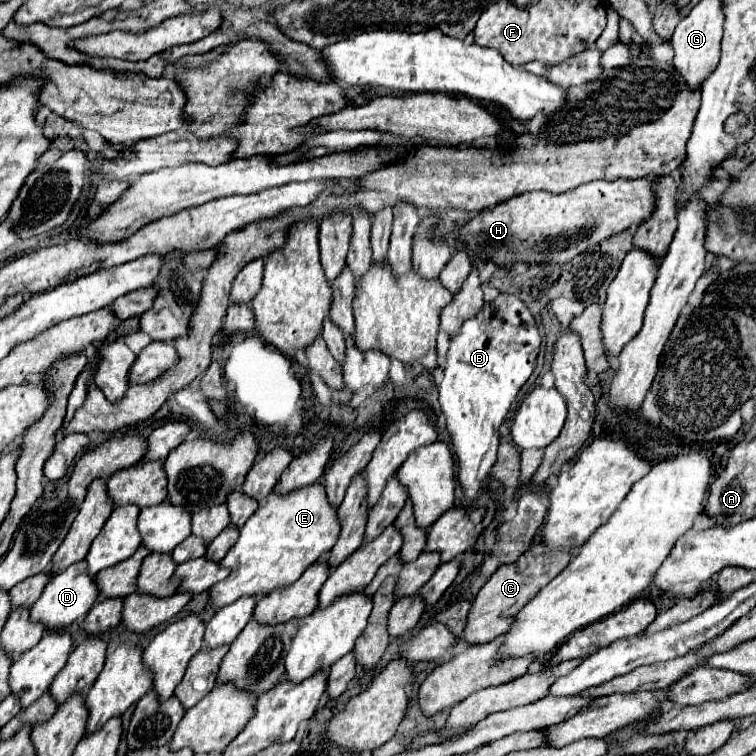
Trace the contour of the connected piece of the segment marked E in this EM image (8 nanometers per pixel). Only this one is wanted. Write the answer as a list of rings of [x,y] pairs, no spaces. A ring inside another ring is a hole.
[[[315,482],[311,486],[301,486],[299,490],[291,490],[287,494],[277,494],[273,490],[267,496],[265,504],[261,504],[257,508],[257,512],[245,522],[245,526],[241,528],[239,540],[227,552],[227,556],[221,560],[221,566],[231,568],[231,574],[211,588],[209,604],[215,608],[223,608],[241,596],[257,596],[257,594],[263,596],[275,588],[293,584],[315,560],[319,560],[325,554],[325,550],[329,552],[335,546],[335,542],[339,538],[339,530],[341,530],[341,526],[339,526],[339,518],[337,518],[337,508],[329,504],[325,486],[321,482]]]

